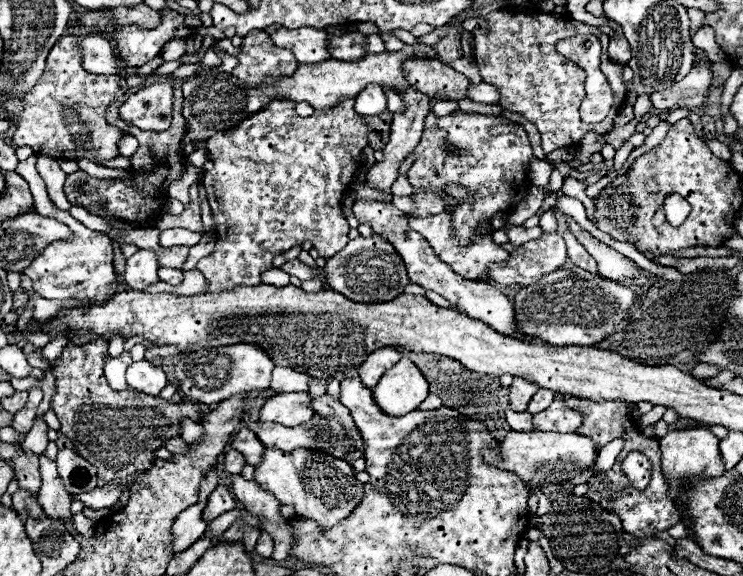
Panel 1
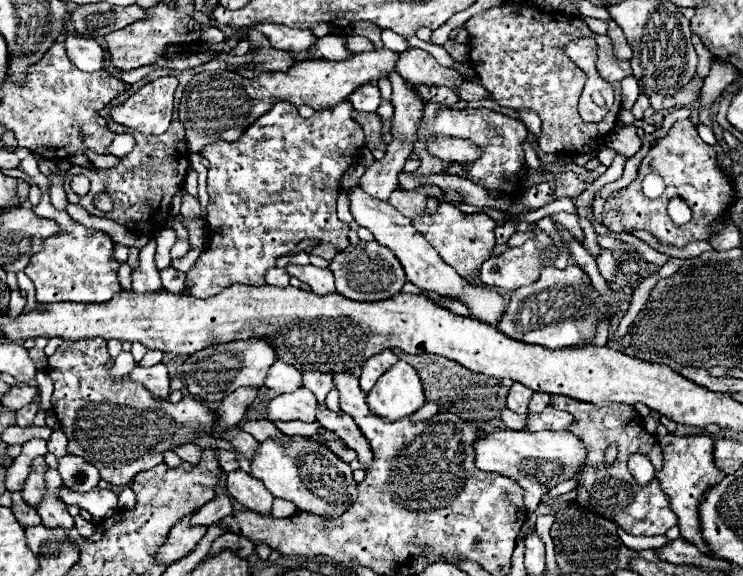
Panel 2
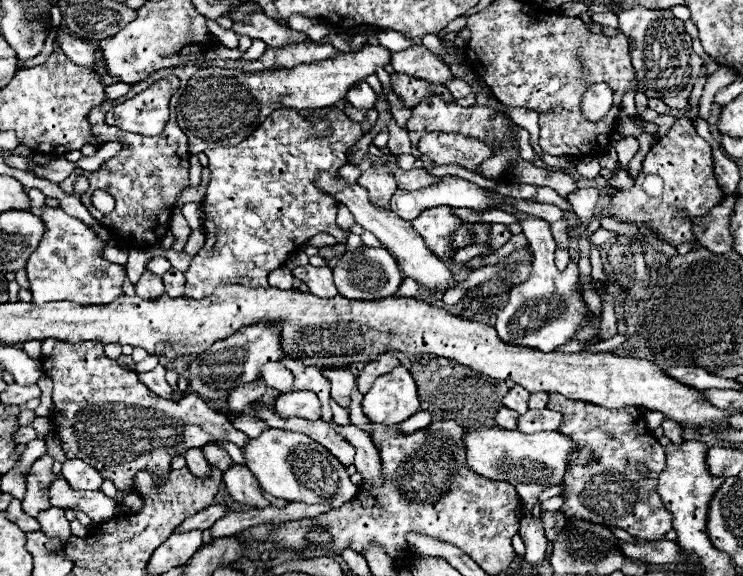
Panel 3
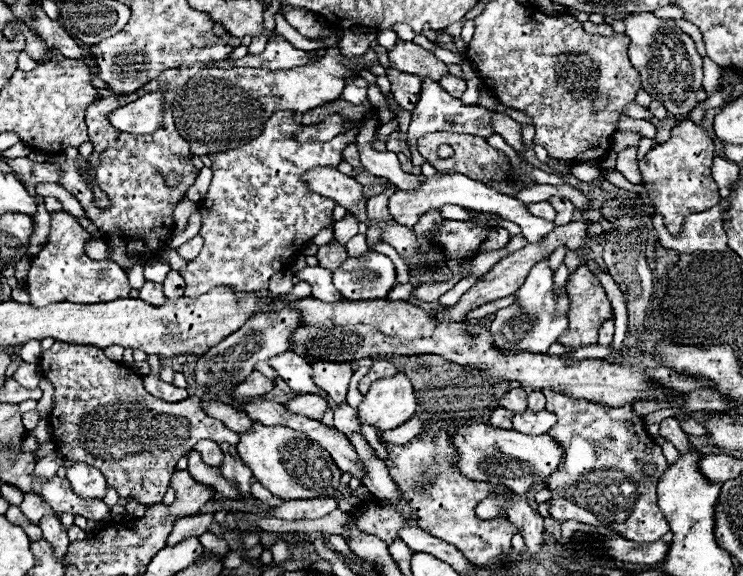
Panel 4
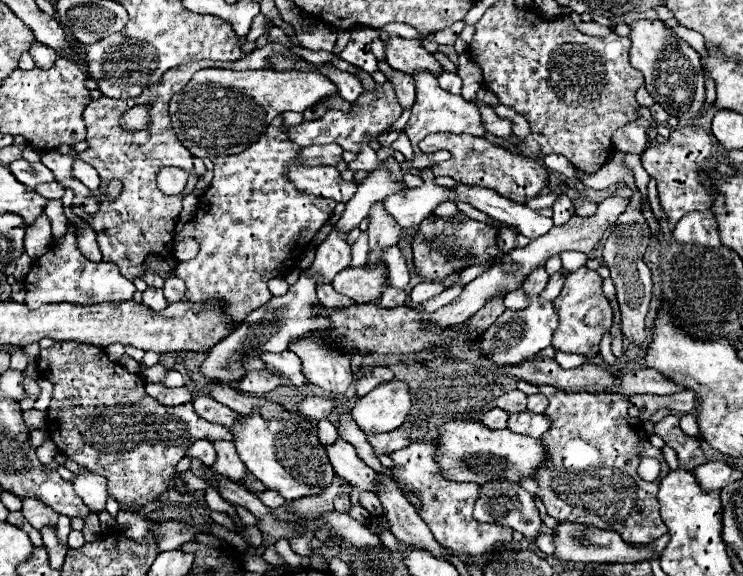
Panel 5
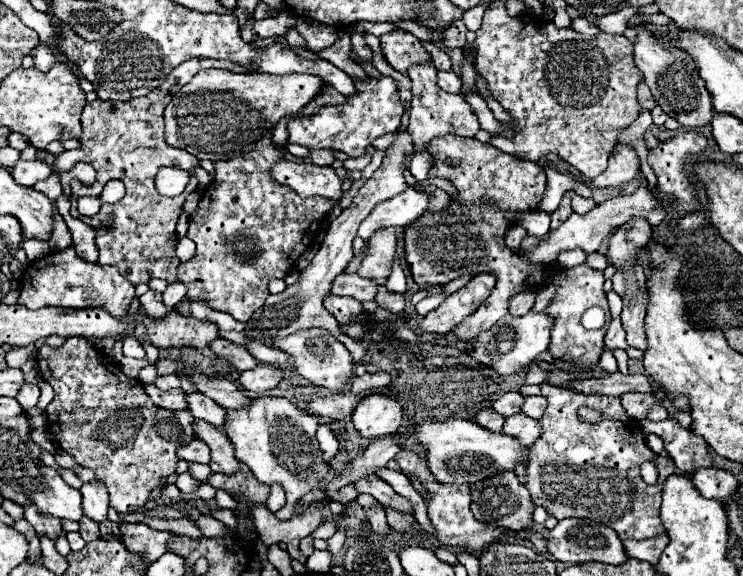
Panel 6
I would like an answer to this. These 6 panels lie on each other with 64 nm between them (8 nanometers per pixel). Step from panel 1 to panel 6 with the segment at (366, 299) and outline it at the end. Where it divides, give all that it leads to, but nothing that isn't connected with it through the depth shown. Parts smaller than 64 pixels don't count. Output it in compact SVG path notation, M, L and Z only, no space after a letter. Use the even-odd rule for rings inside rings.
M340 274L332 282L332 294L334 296L350 296L360 302L374 300L376 296L376 284L372 280L360 278L358 274Z

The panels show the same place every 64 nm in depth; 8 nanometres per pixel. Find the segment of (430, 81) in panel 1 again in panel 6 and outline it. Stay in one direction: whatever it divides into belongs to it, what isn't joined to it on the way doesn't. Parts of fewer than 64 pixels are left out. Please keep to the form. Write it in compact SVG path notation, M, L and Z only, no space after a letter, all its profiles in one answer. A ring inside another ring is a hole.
M392 30L388 34L382 34L380 46L382 46L382 54L388 60L388 64L402 74L412 64L422 64L430 60L430 54L422 48L420 40L404 30Z

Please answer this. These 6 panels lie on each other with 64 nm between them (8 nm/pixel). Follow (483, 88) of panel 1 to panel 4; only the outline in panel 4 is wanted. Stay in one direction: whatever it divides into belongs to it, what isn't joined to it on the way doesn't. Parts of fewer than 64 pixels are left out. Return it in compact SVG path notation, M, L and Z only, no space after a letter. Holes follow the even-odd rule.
M452 74L444 76L444 78L440 80L440 86L442 86L446 92L450 92L452 96L456 96L456 98L460 98L462 92L466 90L466 82L464 82L462 78L458 78L458 76L452 76Z

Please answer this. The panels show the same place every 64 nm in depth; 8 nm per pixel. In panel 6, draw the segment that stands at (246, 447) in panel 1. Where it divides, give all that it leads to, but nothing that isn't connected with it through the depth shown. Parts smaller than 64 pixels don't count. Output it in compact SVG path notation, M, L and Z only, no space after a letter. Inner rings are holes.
M68 338L60 348L44 344L40 346L36 360L42 378L54 388L54 400L46 408L46 428L56 436L60 450L74 456L80 466L94 470L96 478L108 490L110 508L114 508L118 514L130 514L142 508L148 502L150 492L158 484L164 484L168 474L176 472L176 448L196 438L192 430L194 416L188 410L164 412L164 408L156 408L152 400L144 396L142 382L124 376L118 364L110 362L84 338Z

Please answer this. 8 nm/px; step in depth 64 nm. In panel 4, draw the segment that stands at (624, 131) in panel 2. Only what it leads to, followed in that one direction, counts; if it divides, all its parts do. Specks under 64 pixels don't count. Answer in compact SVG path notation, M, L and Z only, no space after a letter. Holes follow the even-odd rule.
M626 148L622 152L618 152L618 162L616 162L616 170L622 172L630 182L634 184L642 184L642 176L638 170L638 160L636 160L636 148Z

